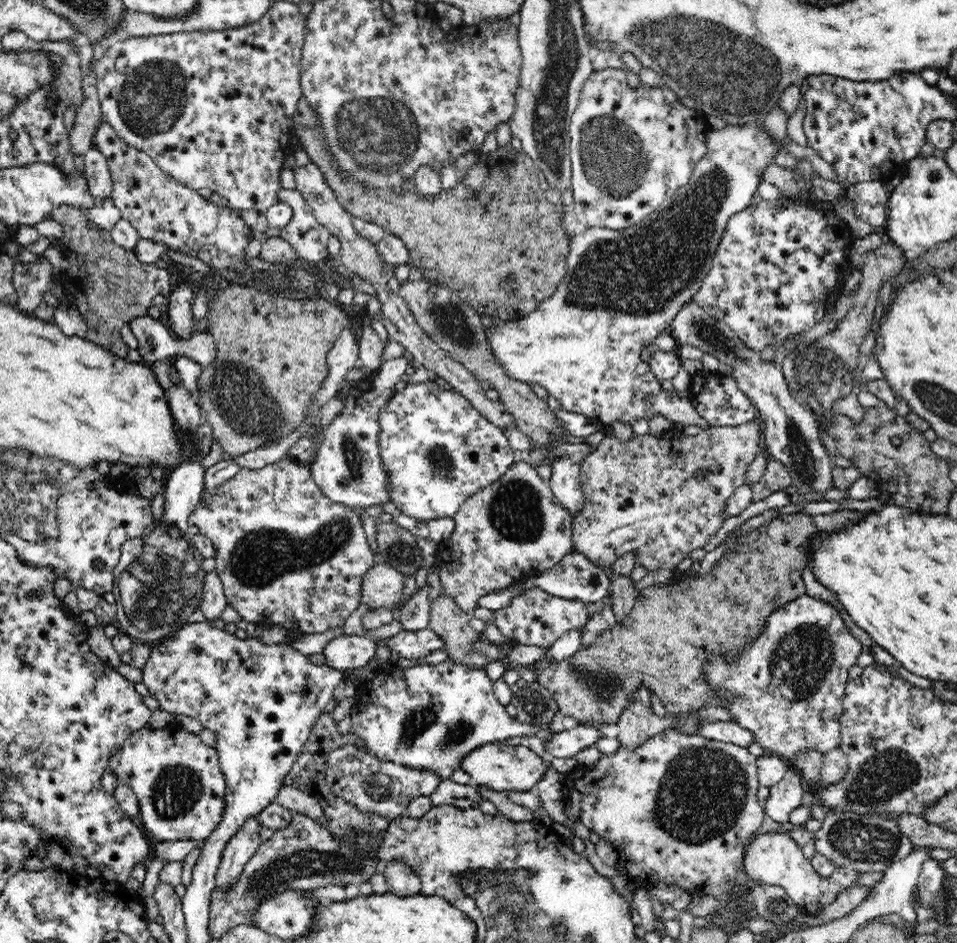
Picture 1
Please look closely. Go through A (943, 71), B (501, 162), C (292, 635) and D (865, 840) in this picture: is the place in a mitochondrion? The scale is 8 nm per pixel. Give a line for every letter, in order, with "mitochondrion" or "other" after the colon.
A: other
B: other
C: other
D: mitochondrion

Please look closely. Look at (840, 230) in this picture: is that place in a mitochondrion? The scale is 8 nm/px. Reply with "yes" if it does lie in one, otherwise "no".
no

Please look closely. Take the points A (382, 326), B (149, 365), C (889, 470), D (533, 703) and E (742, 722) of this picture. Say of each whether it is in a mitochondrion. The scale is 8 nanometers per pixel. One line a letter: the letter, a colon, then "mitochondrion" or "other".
A: other
B: other
C: other
D: mitochondrion
E: other

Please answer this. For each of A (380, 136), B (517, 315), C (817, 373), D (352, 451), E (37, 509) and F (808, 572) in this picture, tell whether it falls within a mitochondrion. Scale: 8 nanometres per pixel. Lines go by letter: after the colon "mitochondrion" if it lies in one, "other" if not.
A: mitochondrion
B: other
C: mitochondrion
D: mitochondrion
E: mitochondrion
F: other

